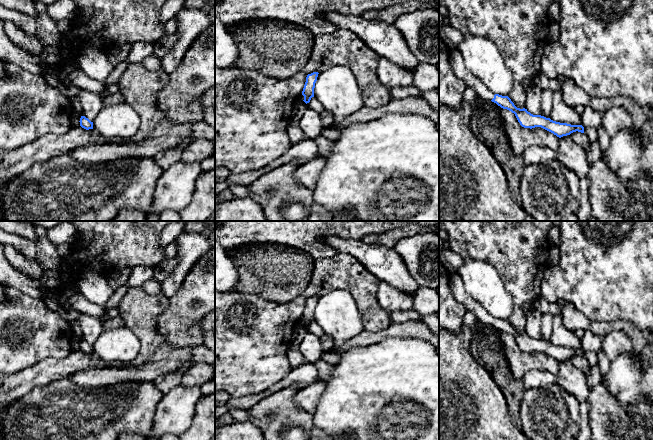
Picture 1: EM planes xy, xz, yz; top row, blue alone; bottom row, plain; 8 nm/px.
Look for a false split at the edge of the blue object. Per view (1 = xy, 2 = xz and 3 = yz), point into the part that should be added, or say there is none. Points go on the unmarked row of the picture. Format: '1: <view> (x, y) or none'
1: none
2: none
3: yz (461, 295)

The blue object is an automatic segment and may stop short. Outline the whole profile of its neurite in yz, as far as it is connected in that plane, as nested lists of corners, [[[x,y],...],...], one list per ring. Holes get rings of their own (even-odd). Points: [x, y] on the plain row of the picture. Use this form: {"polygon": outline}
{"polygon": [[[458,272],[450,275],[449,285],[455,299],[461,303],[467,311],[471,311],[482,324],[492,325],[503,333],[507,333],[515,338],[518,346],[524,352],[541,351],[557,361],[570,359],[573,356],[584,357],[582,349],[571,349],[560,347],[541,339],[533,339],[527,333],[517,332],[508,320],[495,318],[489,314],[466,290],[463,280]]]}

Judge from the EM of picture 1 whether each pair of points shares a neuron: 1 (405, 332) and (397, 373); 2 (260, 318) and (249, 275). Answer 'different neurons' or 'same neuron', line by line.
1: different neurons
2: different neurons

